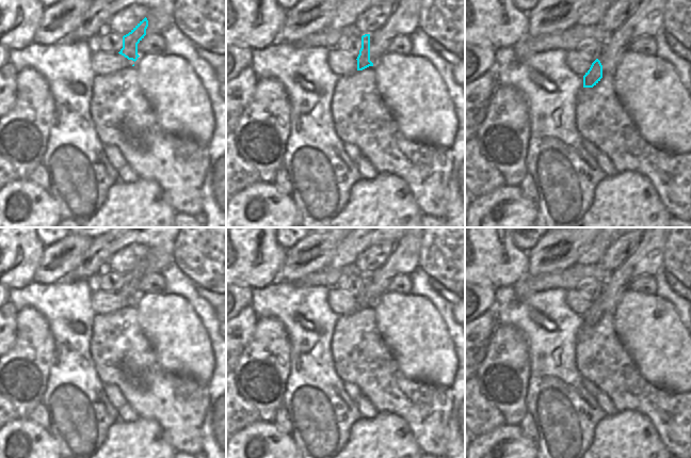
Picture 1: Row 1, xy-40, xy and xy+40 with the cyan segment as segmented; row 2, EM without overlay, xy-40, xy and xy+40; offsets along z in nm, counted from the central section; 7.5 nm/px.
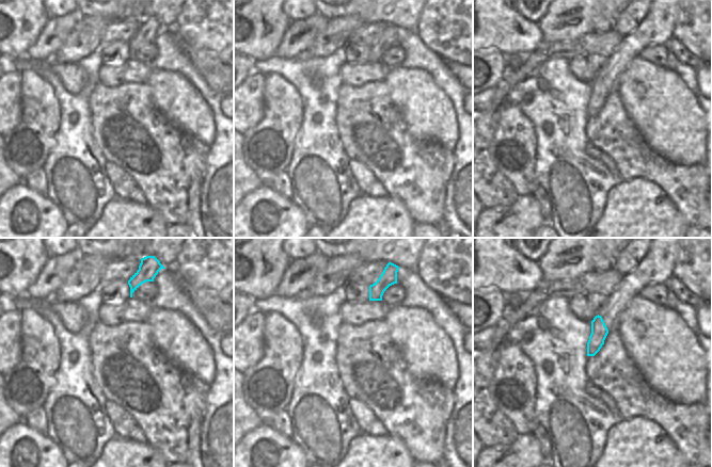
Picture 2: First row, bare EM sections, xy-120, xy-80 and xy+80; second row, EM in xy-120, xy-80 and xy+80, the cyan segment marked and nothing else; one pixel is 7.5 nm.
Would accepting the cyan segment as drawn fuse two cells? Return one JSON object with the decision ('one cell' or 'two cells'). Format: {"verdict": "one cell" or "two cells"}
{"verdict": "one cell"}

